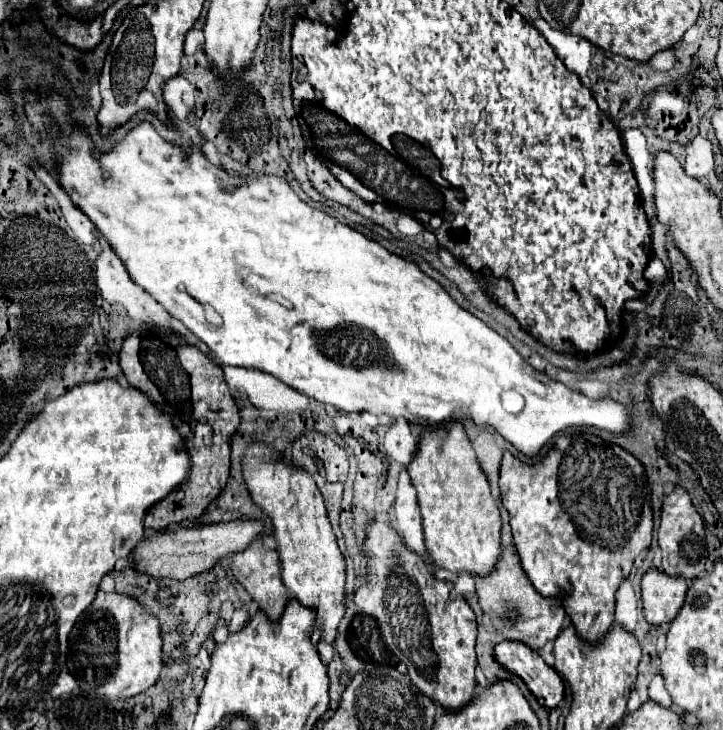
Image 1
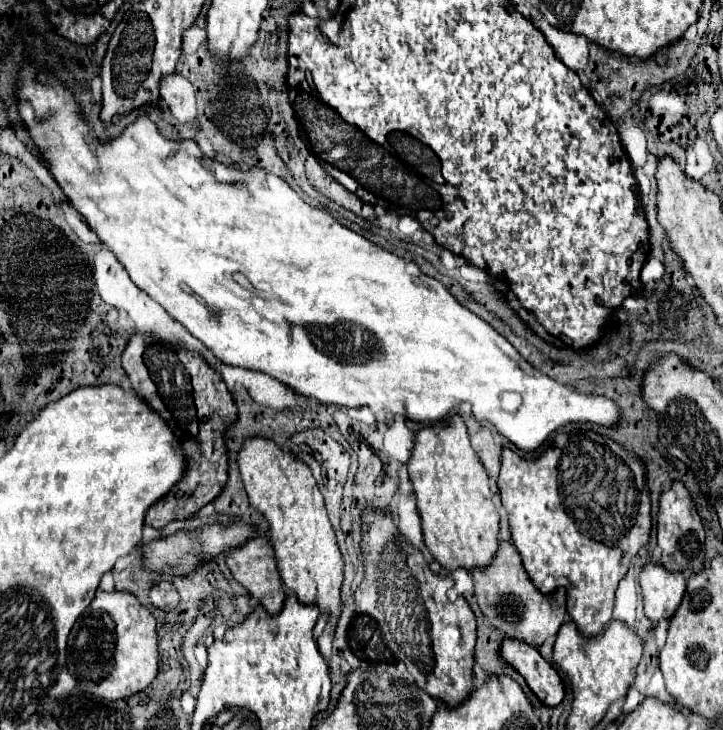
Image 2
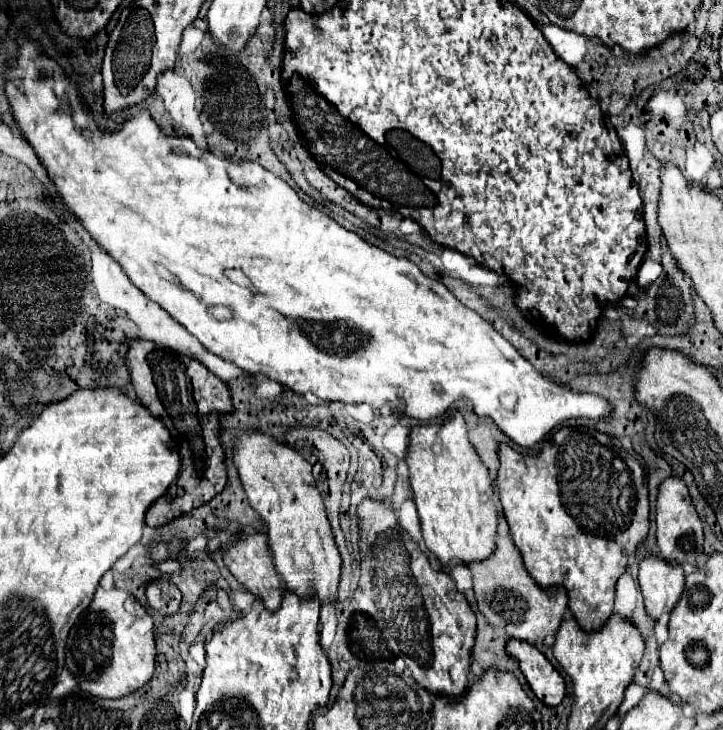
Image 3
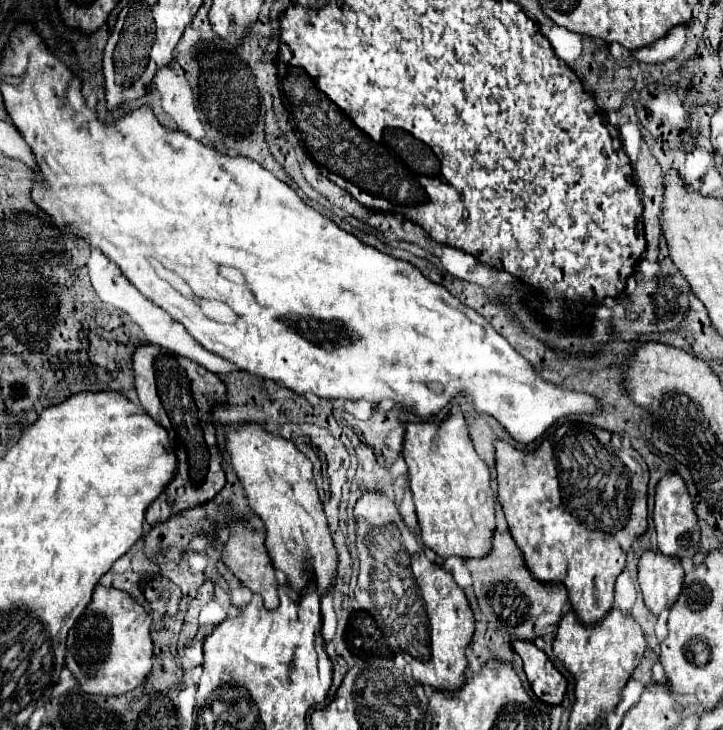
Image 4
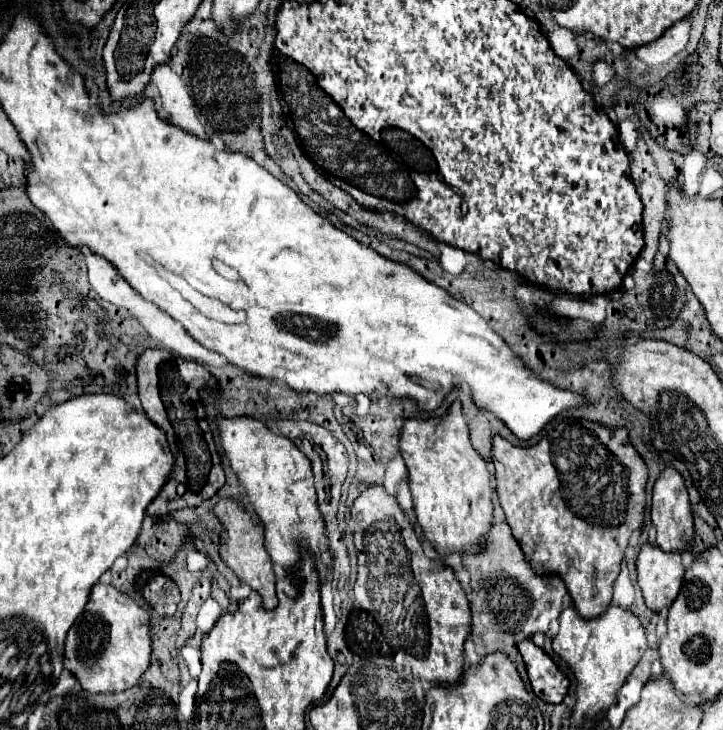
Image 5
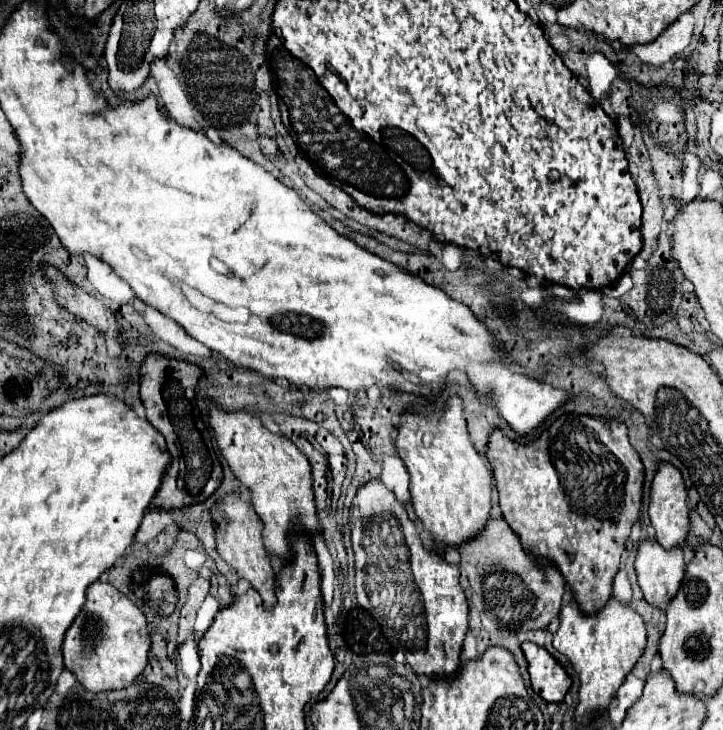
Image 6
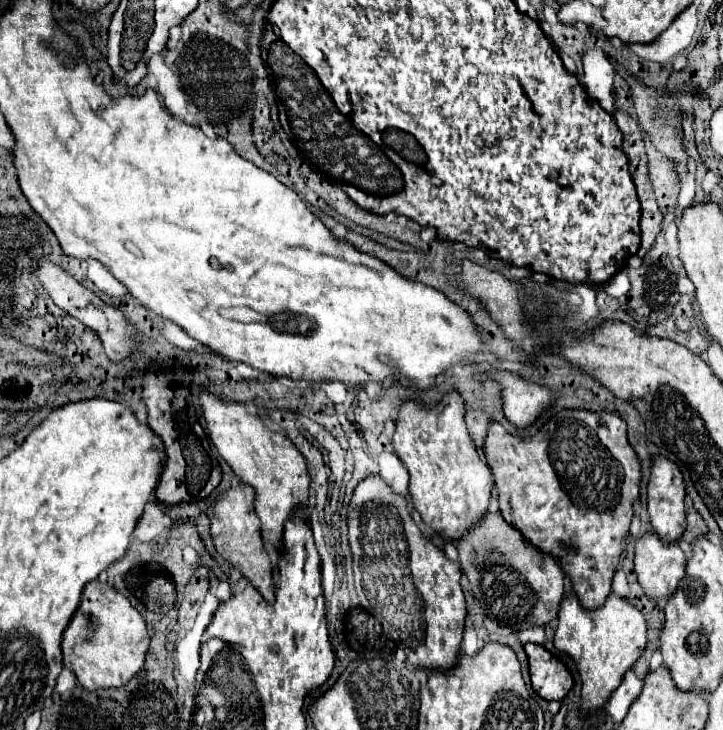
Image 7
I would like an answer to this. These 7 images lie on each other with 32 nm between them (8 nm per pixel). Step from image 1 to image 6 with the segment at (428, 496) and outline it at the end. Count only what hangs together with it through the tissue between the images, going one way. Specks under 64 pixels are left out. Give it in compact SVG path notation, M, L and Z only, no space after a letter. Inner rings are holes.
M450 398L442 414L402 414L396 448L410 472L410 494L416 516L432 534L432 540L442 544L438 550L444 552L446 546L460 548L486 528L492 508L492 472L488 460L470 442L460 398Z

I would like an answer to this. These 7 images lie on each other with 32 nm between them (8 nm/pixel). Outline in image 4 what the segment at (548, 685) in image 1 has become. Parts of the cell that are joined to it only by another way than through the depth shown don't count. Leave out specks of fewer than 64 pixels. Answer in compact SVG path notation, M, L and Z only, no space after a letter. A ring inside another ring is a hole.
M512 640L512 650L522 658L526 678L534 690L534 694L550 706L562 702L566 694L566 678L554 668L548 656L526 640Z

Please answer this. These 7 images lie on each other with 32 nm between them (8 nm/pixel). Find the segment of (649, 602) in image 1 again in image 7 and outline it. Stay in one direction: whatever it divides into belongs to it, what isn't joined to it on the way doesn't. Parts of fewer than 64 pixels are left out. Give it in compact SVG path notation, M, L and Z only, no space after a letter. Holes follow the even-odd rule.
M646 534L634 544L636 574L650 600L670 598L684 578L686 558L678 544L666 546L656 534Z

